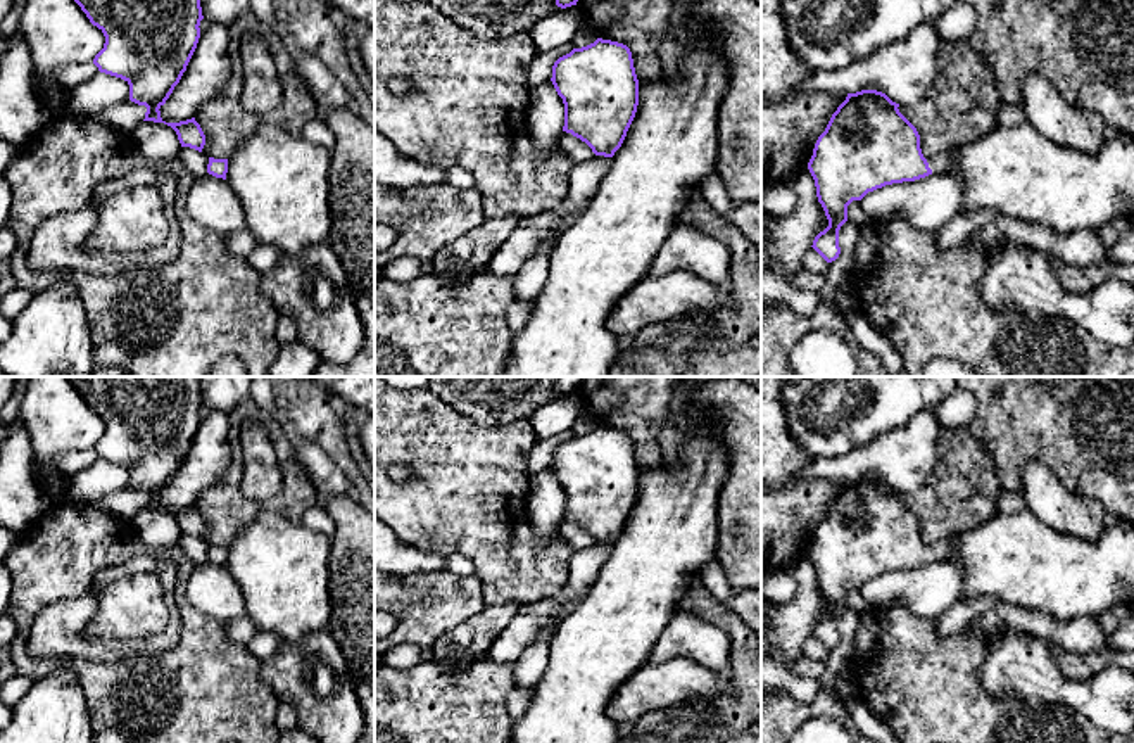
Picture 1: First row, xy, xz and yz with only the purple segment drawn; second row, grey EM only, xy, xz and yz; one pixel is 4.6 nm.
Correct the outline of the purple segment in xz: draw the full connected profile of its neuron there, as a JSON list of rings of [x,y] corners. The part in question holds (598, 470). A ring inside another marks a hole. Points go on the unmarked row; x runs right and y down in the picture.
[[[597,425],[573,435],[554,449],[551,468],[564,491],[563,518],[585,529],[595,543],[571,553],[568,582],[556,596],[520,605],[487,651],[487,658],[506,665],[514,665],[551,619],[563,619],[587,594],[639,492],[632,439],[618,429]]]

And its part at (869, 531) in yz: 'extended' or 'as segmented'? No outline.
extended

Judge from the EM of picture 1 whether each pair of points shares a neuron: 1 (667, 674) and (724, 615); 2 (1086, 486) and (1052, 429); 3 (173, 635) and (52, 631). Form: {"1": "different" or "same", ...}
{"1": "different", "2": "different", "3": "same"}

